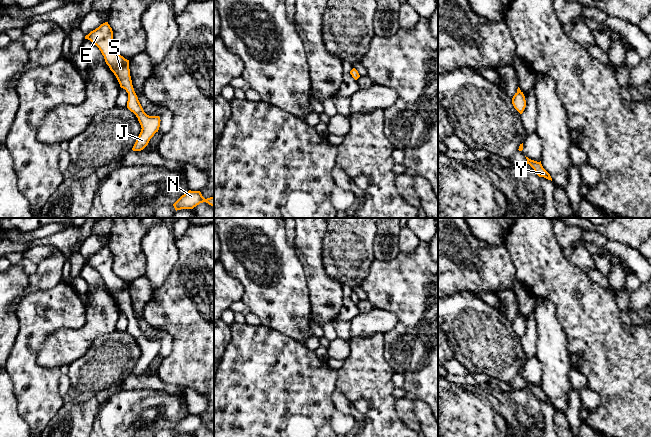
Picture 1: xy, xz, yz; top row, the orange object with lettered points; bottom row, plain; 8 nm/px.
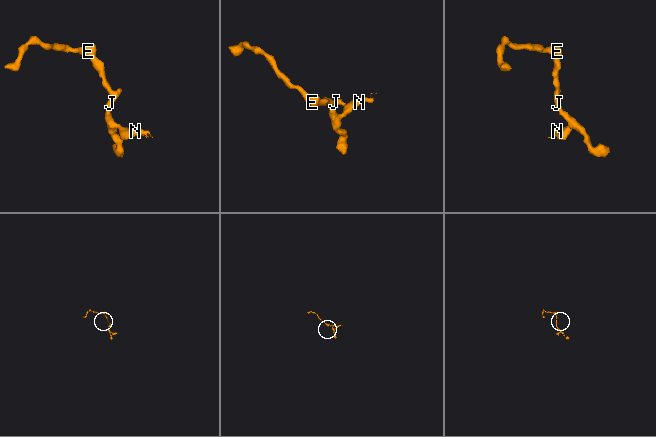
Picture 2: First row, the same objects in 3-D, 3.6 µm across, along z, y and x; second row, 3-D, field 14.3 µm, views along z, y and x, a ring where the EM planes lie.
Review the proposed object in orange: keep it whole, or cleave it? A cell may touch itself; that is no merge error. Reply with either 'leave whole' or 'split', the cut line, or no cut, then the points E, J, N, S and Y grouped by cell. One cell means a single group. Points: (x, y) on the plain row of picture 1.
leave whole; cut none; groups E J N S Y

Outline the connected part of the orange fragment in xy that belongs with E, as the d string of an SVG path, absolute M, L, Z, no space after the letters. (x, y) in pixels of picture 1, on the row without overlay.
M108 246L91 255L85 260L85 263L90 264L99 272L106 288L116 300L120 311L128 317L127 332L136 339L142 352L132 374L143 374L154 358L158 356L160 341L149 340L144 336L132 309L129 284L125 283L113 272L113 255Z

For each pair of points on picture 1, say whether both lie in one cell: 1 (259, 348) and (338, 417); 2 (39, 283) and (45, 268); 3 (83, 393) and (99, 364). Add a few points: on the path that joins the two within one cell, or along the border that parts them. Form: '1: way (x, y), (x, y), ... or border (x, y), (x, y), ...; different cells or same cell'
1: border (336, 410), (331, 417), (330, 426); different cells
2: way (43, 279), (45, 272); same cell
3: way (83, 386), (86, 379), (94, 371); same cell

